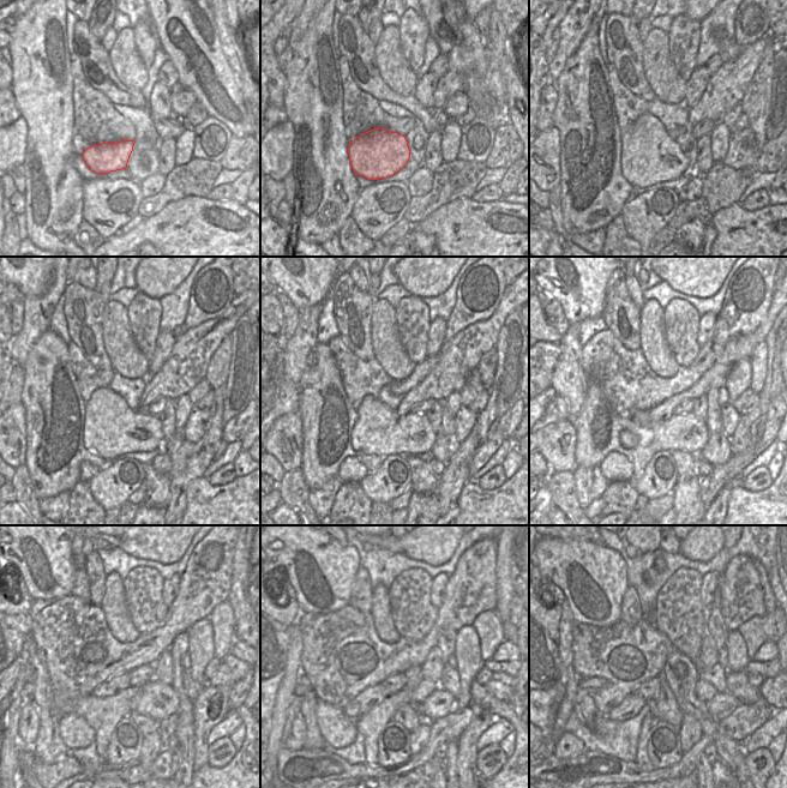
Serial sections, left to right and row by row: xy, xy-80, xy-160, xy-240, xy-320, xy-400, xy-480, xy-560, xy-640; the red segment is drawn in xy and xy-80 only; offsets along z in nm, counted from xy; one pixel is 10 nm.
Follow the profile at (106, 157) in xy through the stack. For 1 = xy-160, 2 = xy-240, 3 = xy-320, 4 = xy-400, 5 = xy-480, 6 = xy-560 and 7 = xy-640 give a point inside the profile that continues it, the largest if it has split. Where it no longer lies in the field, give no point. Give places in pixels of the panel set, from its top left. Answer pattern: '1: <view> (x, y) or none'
1: xy-160 (649, 156)
2: xy-240 (110, 427)
3: xy-320 (378, 429)
4: xy-400 (685, 432)
5: xy-480 (157, 701)
6: xy-560 (439, 703)
7: xy-640 (724, 701)

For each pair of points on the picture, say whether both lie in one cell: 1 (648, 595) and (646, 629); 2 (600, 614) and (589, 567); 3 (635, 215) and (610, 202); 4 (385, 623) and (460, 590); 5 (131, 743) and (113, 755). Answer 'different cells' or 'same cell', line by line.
1: different cells
2: same cell
3: different cells
4: different cells
5: same cell

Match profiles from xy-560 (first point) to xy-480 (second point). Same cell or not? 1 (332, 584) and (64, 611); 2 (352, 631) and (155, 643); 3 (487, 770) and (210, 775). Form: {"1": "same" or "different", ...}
{"1": "different", "2": "same", "3": "different"}

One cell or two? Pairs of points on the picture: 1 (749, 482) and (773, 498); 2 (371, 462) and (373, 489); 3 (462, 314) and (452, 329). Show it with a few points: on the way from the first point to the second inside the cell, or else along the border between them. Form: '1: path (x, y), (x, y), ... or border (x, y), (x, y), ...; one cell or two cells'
1: border (773, 482), (761, 491), (748, 491), (742, 486); two cells
2: border (386, 456), (373, 471), (368, 473); two cells
3: path (460, 318), (454, 325); one cell

